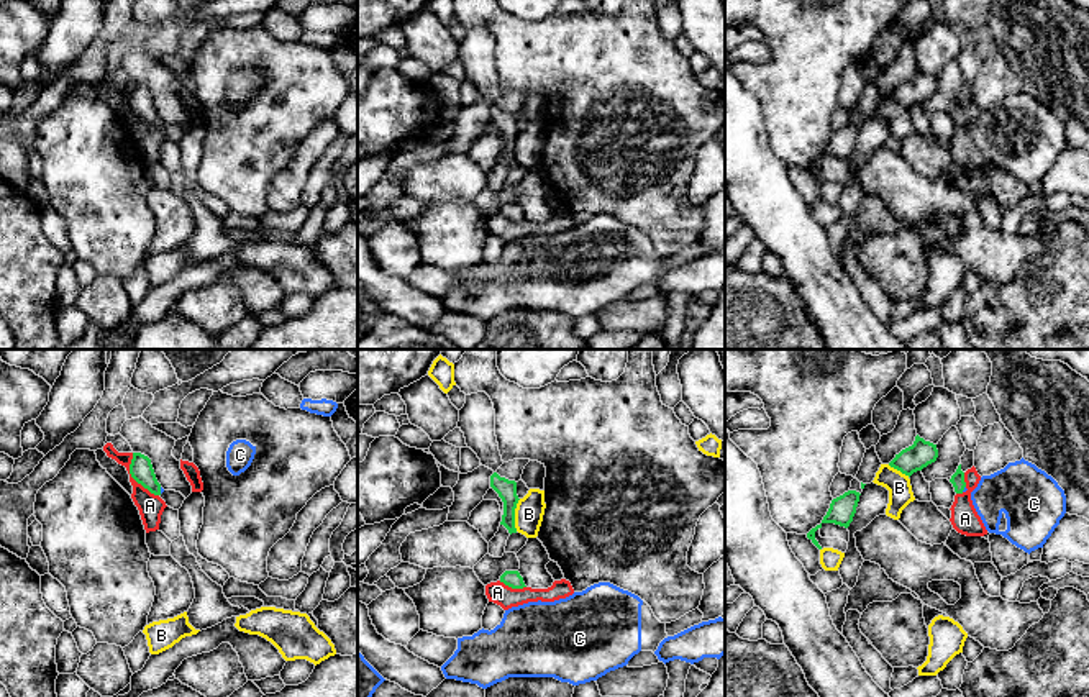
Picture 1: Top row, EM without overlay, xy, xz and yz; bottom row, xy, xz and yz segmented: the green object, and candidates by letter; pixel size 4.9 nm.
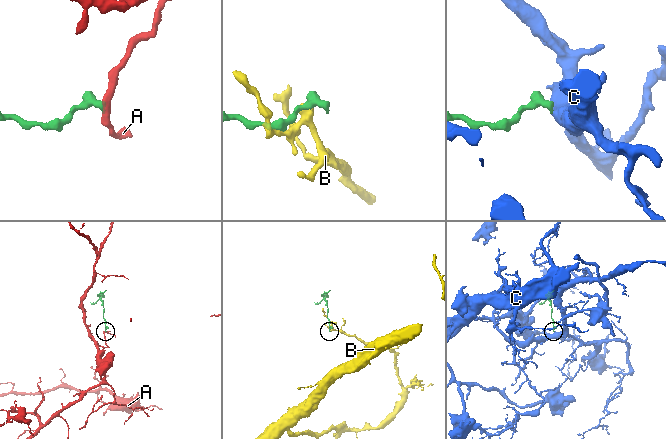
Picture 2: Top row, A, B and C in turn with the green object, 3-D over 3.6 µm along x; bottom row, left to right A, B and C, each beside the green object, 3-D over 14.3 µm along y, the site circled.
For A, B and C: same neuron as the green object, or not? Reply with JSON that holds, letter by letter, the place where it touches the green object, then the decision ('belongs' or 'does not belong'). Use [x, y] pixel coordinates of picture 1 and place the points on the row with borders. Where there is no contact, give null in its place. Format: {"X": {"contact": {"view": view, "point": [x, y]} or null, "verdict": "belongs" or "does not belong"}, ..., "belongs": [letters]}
{"A": {"contact": {"view": "xy", "point": [133, 478]}, "verdict": "does not belong"}, "B": {"contact": {"view": "xz", "point": [514, 515]}, "verdict": "does not belong"}, "C": {"contact": {"view": "xy", "point": [159, 491]}, "verdict": "belongs"}, "belongs": ["C"]}

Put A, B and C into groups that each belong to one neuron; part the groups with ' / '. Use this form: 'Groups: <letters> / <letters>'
Groups: A / B / C

